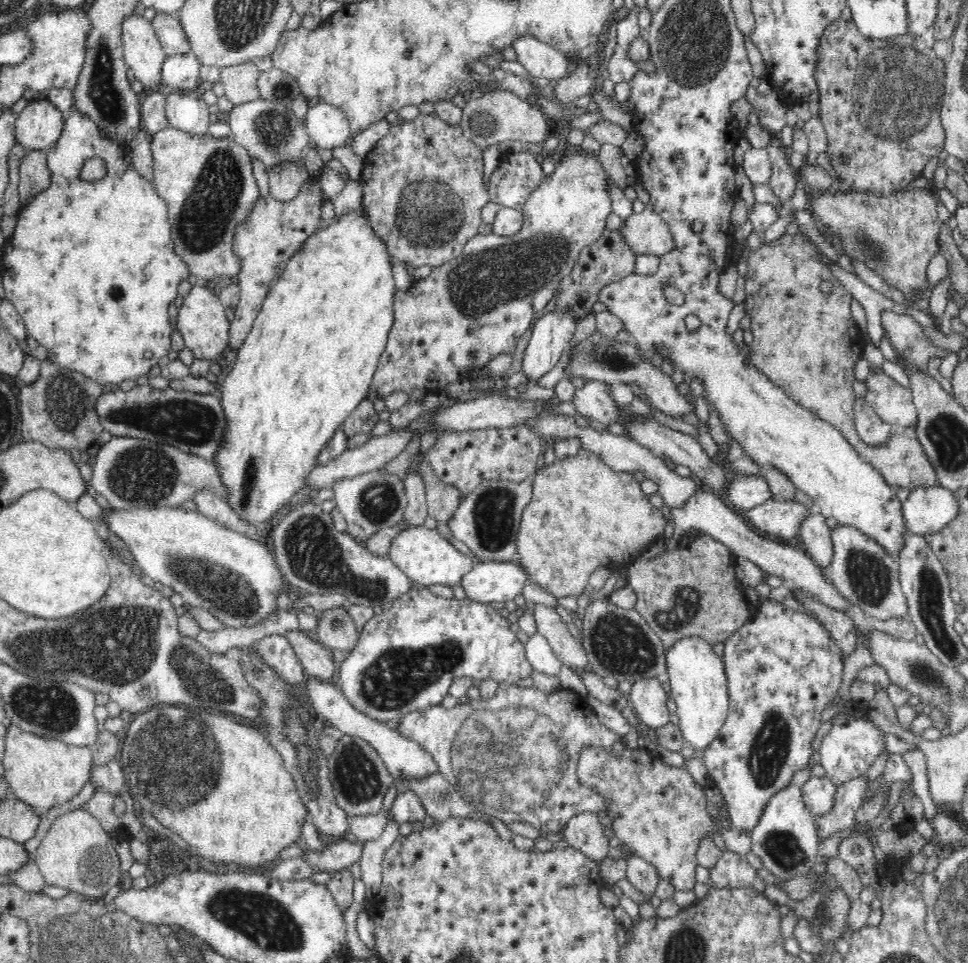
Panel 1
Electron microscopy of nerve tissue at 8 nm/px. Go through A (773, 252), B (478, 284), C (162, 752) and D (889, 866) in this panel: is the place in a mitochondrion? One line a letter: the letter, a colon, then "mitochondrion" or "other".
A: other
B: mitochondrion
C: mitochondrion
D: other

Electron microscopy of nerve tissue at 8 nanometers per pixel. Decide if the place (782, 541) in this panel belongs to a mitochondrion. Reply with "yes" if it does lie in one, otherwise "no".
no

